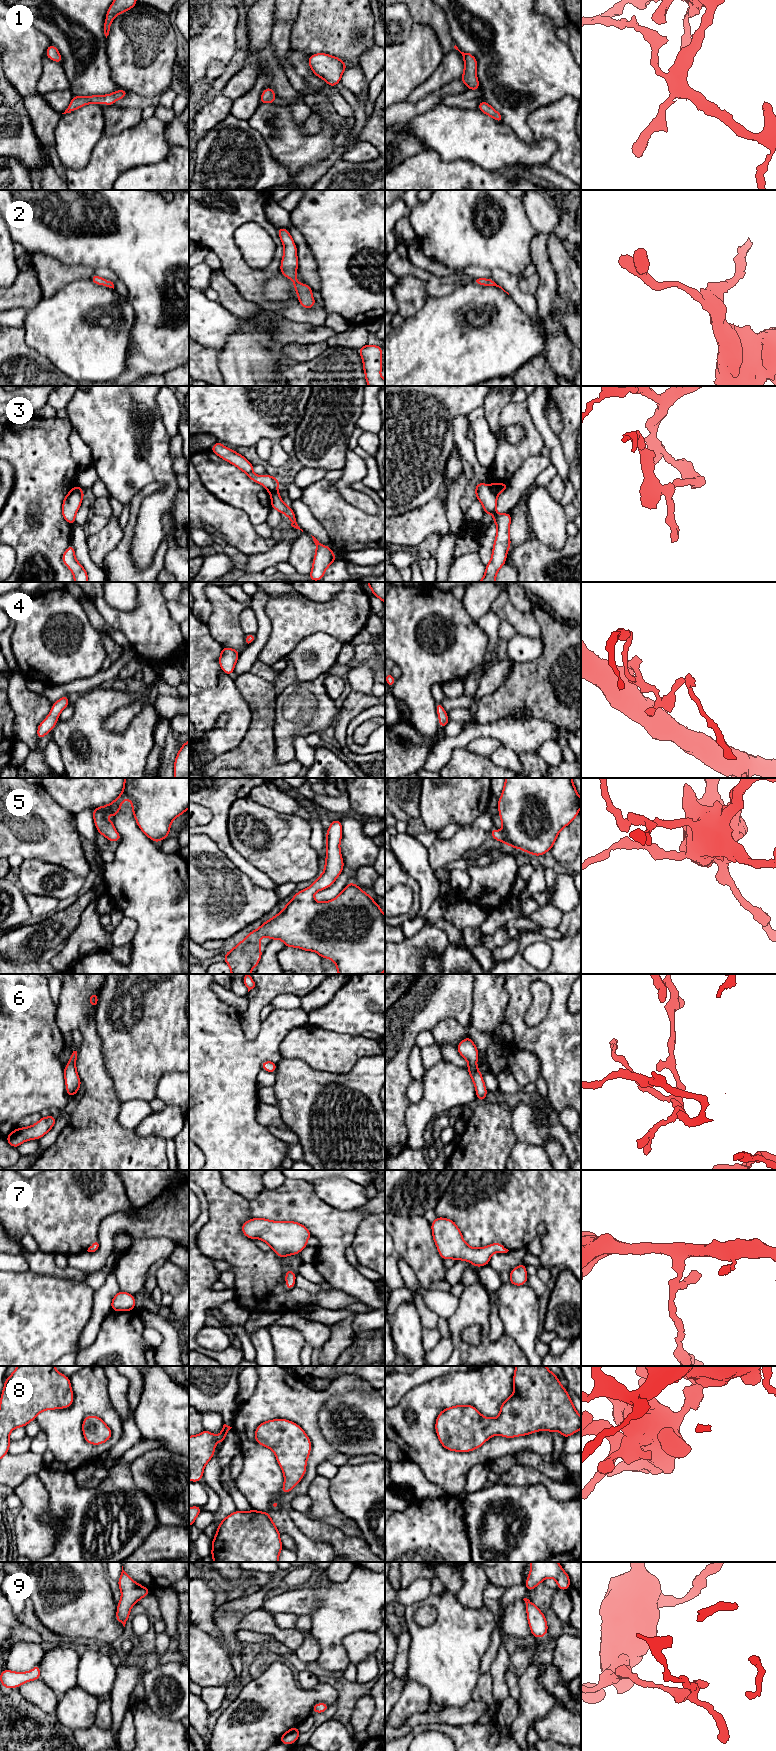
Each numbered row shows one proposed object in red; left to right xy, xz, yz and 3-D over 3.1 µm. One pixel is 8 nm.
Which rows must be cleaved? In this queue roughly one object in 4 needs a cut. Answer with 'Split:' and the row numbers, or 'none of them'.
Split: 3

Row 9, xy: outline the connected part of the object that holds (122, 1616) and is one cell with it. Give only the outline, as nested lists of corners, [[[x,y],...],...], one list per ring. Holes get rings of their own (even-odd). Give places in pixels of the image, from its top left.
[[[123,1570],[118,1581],[119,1589],[122,1593],[121,1599],[118,1602],[117,1606],[117,1614],[116,1620],[123,1624],[125,1627],[126,1621],[129,1619],[130,1609],[133,1607],[135,1603],[137,1603],[141,1598],[145,1597],[146,1595],[151,1593],[151,1590],[147,1589],[146,1587],[136,1583],[133,1579]]]

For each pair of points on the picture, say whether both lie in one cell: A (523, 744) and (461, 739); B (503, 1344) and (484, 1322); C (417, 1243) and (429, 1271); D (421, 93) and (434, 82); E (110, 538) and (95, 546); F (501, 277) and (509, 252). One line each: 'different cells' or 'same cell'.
A: same cell
B: same cell
C: same cell
D: same cell
E: same cell
F: different cells

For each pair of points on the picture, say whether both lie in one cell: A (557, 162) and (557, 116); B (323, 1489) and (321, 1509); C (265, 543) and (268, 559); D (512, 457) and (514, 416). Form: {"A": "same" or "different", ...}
{"A": "same", "B": "same", "C": "different", "D": "same"}

